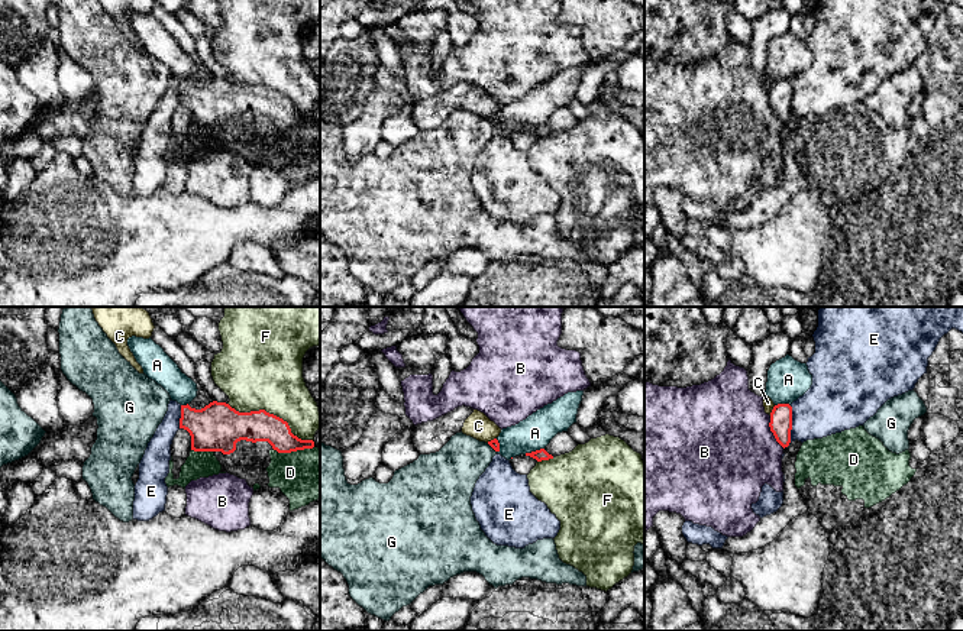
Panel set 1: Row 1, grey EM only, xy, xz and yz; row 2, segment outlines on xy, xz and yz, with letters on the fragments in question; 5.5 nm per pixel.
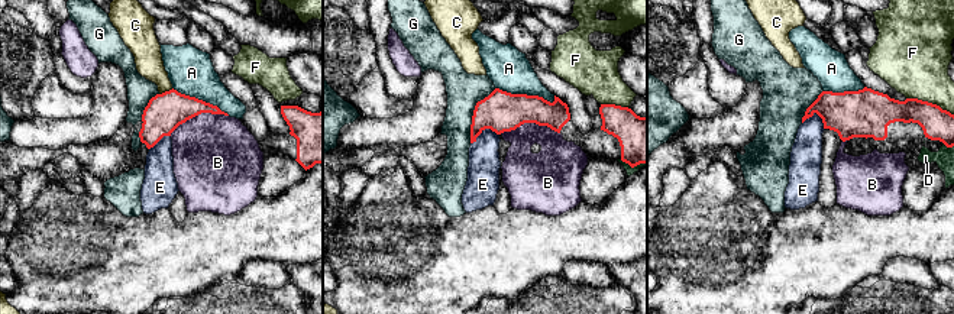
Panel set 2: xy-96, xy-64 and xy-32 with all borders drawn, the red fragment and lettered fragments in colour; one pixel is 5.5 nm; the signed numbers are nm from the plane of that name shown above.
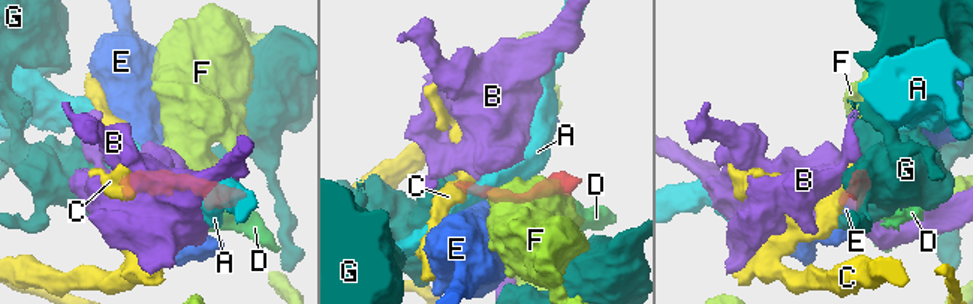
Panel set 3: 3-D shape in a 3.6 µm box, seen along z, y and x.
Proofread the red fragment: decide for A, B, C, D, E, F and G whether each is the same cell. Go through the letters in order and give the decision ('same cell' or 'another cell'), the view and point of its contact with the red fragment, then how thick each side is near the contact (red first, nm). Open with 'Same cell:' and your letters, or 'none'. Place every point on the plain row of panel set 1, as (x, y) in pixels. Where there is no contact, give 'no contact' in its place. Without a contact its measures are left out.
Same cell: none
A: another cell; contact xz (533, 128); calibres 70 and 190 nm
B: another cell; contact yz (771, 106); calibres 130 and 500 nm
C: another cell; contact yz (772, 86); calibres 130 and 60 nm
D: another cell; contact xy (293, 126); calibres 180 and 300 nm
E: another cell; contact yz (791, 100); calibres 130 and 300 nm
F: another cell; contact xy (272, 90); calibres 190 and 440 nm
G: another cell; contact xz (491, 122); calibres 50 and 280 nm

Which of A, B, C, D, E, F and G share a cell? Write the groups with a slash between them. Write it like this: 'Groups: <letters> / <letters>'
Groups: A / B / C / D / E / F / G

